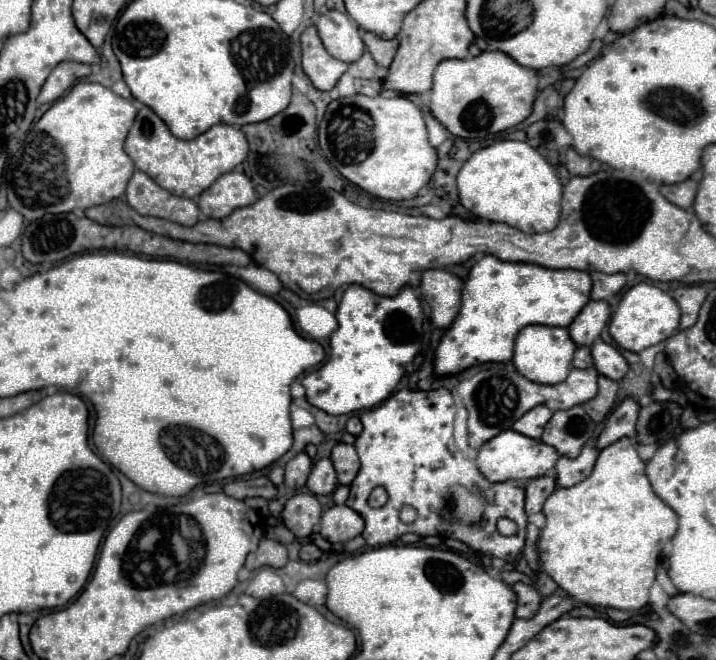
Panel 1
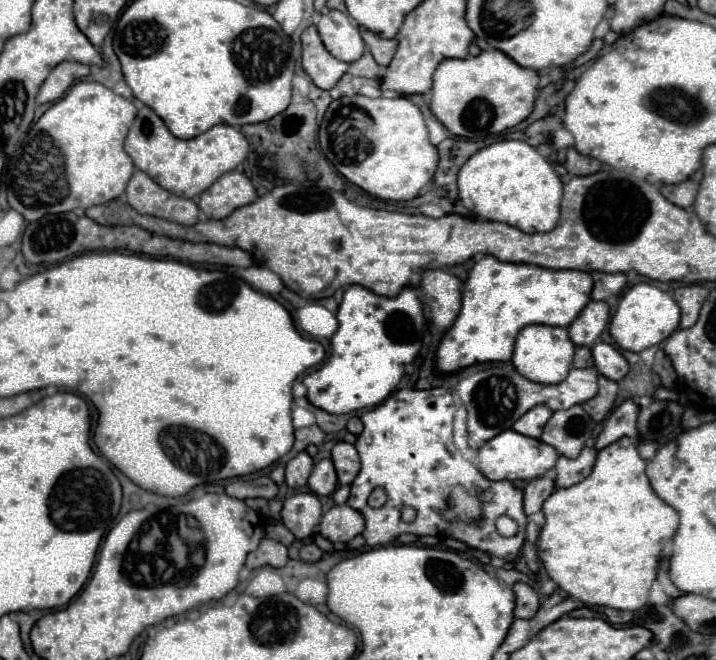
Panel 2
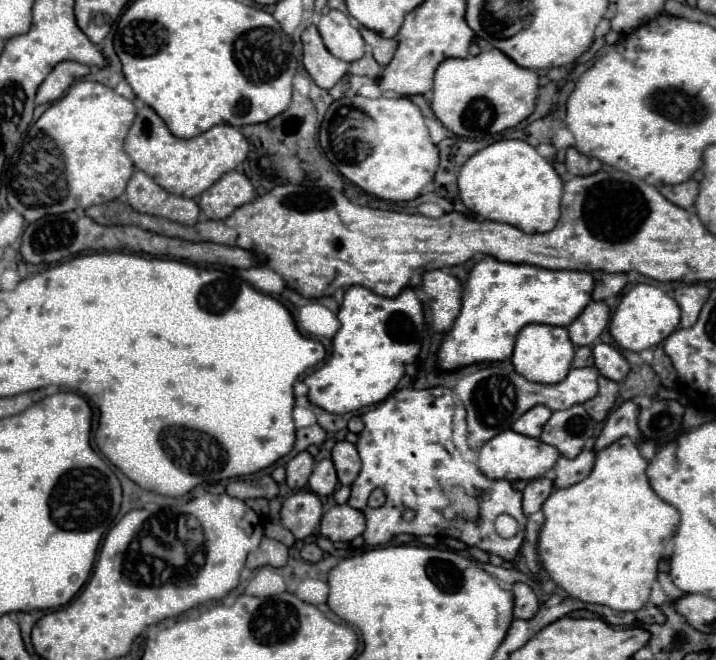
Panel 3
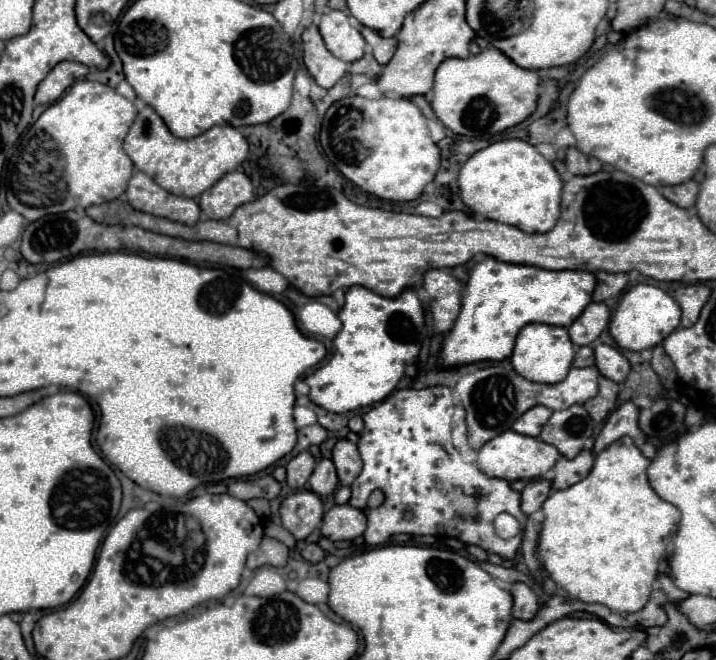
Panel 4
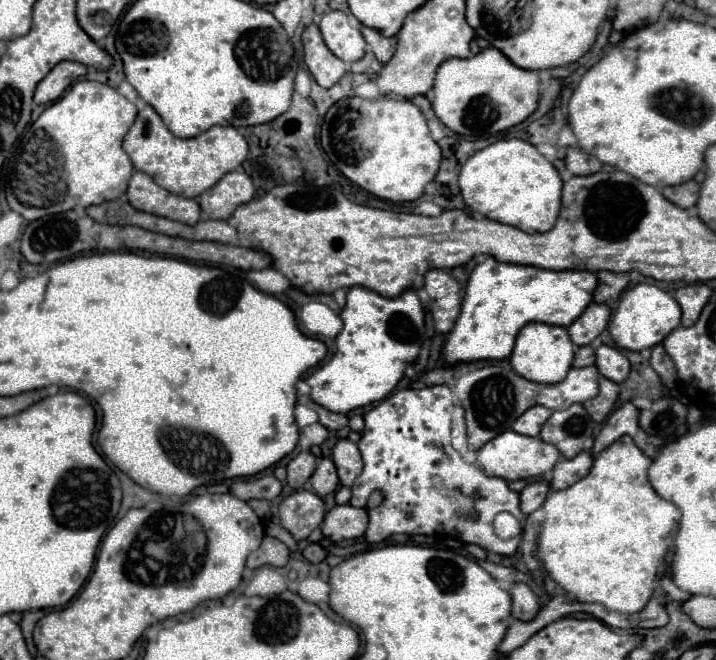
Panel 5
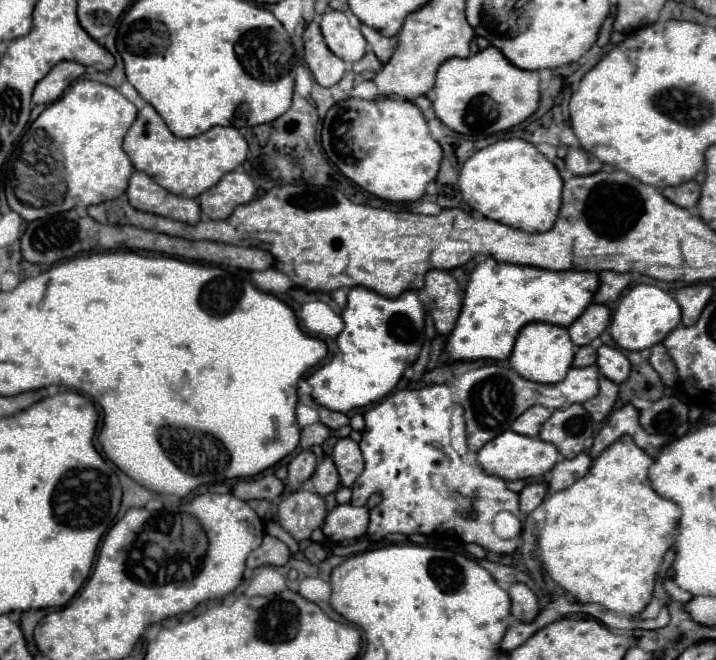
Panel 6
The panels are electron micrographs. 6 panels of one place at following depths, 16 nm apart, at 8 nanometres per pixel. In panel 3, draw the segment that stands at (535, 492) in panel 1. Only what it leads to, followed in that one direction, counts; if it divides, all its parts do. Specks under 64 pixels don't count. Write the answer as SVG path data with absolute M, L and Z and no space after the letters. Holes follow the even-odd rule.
M538 478L538 480L532 480L526 484L524 488L524 500L522 500L522 508L524 508L524 514L530 516L534 512L538 512L544 504L544 500L550 496L550 492L554 490L554 482L550 478Z

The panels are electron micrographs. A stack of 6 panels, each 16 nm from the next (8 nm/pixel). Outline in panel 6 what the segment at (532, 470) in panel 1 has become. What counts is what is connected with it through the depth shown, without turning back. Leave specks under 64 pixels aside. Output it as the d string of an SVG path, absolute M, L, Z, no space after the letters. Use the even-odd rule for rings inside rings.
M506 430L478 450L478 464L486 474L498 476L502 480L526 480L526 478L536 478L550 472L558 462L558 456L560 452L556 450L554 444Z

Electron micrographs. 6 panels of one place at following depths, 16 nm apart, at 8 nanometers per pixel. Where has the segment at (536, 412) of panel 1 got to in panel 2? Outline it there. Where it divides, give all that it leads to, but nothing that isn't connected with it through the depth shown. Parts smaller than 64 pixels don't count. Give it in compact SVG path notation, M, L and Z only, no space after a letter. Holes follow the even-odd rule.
M536 406L532 410L528 410L520 420L516 420L516 424L512 426L516 432L530 436L530 438L538 438L544 430L544 424L550 420L552 410L546 406Z

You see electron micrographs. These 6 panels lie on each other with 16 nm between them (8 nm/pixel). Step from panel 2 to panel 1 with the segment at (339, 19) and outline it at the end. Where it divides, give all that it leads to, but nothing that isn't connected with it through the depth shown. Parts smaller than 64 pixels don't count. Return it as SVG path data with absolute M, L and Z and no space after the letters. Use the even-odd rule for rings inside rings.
M326 10L316 22L318 36L324 48L342 62L354 62L362 56L364 44L358 26L352 24L348 14L338 10Z

